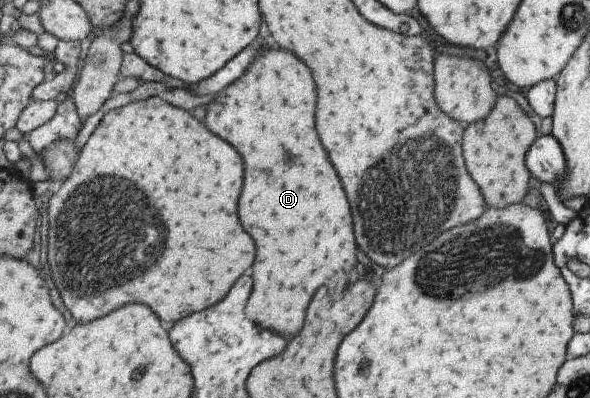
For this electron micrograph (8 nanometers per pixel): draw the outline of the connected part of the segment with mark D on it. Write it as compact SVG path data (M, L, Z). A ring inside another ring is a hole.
M264 48L242 74L242 78L230 84L230 88L220 98L208 104L206 116L208 128L212 128L212 132L230 144L236 144L246 162L246 184L244 196L240 198L240 218L258 244L254 276L256 280L264 280L264 286L258 290L254 288L248 314L258 324L290 336L296 336L296 330L300 330L304 310L312 294L324 286L332 274L336 274L336 278L340 274L348 276L356 264L348 202L338 176L314 132L314 98L316 94L310 72L294 56L294 52L282 48Z

